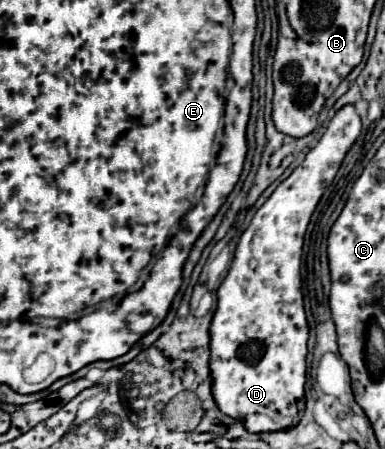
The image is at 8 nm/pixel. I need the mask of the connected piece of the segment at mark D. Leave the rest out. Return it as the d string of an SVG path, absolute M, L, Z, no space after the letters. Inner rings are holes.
M341 107L305 161L253 215L239 239L231 269L217 289L217 309L209 325L211 391L217 407L243 421L249 433L283 431L295 427L303 417L309 337L299 277L303 235L325 187L333 181L359 133L361 119L355 107Z

